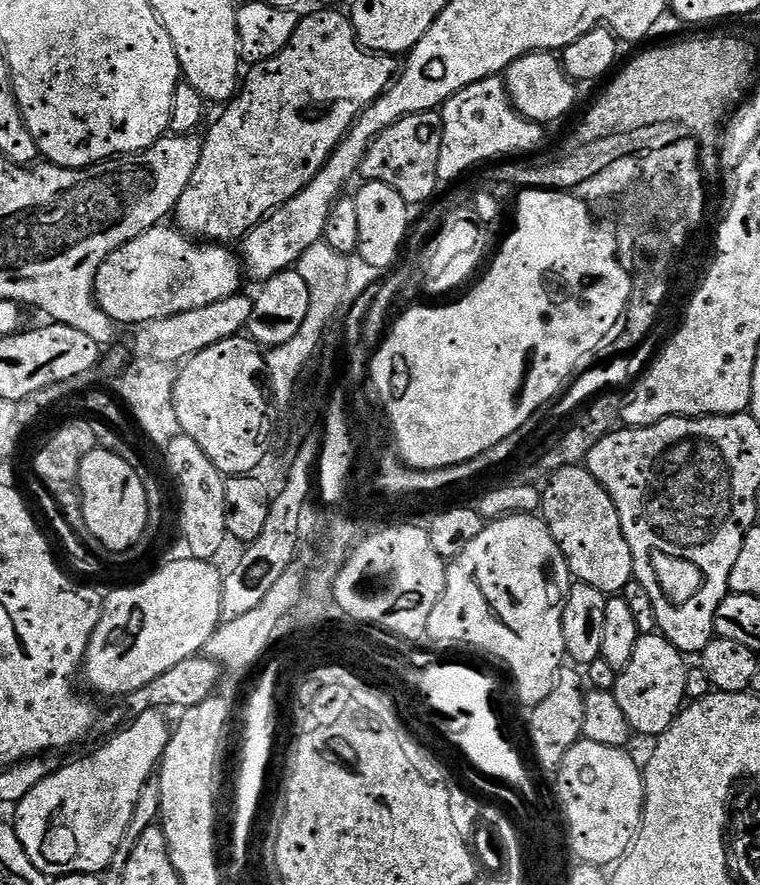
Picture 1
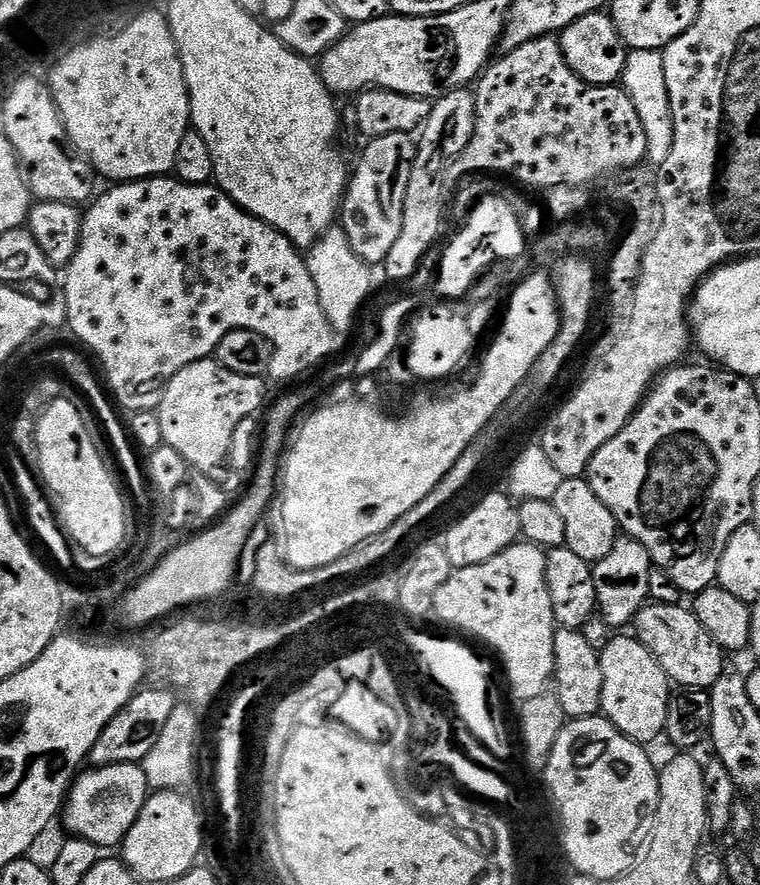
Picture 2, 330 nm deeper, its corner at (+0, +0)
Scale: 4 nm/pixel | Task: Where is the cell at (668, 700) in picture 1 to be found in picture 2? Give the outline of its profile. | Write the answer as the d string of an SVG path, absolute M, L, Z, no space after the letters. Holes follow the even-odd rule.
M624 634L613 635L600 653L602 712L622 735L635 740L637 744L648 746L651 745L651 740L656 740L659 736L661 739L665 735L670 681L662 666L658 666L654 654L646 650L642 641L632 634L620 635Z

